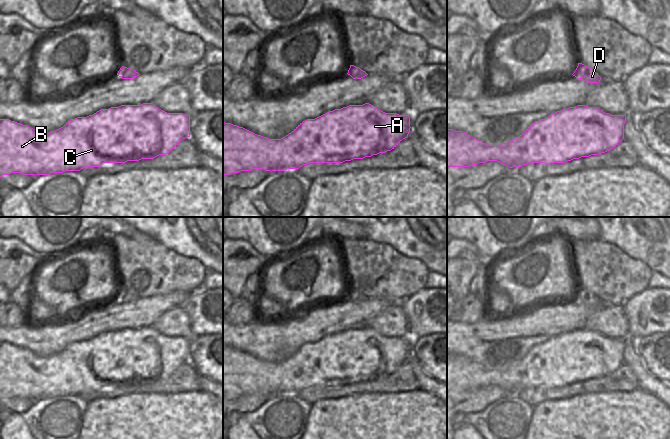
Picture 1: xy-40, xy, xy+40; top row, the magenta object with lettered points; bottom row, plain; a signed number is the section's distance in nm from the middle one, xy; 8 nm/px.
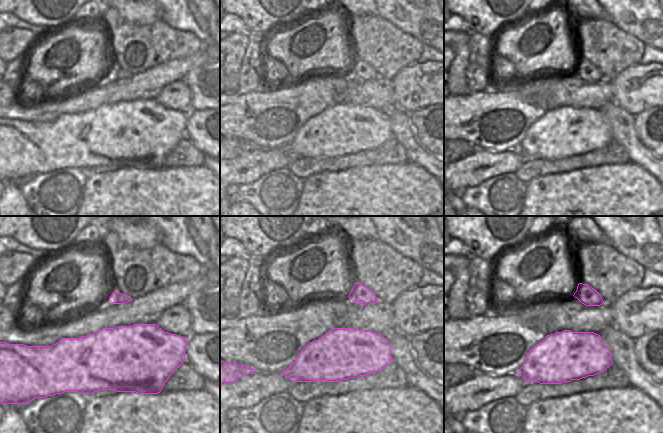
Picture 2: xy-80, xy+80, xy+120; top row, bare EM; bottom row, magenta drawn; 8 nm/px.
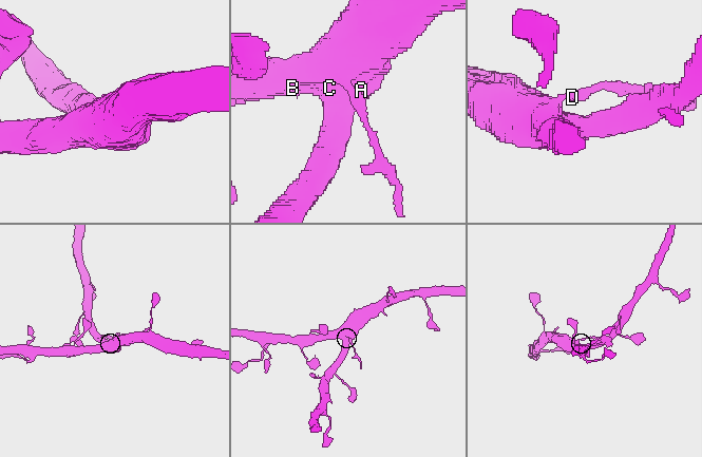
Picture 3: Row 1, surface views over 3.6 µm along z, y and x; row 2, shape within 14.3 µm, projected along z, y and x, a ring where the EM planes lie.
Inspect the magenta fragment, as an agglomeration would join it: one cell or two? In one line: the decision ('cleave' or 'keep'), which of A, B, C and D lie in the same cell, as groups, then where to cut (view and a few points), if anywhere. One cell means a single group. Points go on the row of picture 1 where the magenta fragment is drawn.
cleave; groups A B C / D; cut xy (360, 69), (356, 77)

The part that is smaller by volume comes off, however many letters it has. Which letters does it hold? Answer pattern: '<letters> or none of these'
D

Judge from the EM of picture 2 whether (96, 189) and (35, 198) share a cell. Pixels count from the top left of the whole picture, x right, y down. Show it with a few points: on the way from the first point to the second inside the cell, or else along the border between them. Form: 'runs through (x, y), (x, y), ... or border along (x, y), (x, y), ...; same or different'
border along (88, 176), (83, 191), (83, 200), (79, 205); different

